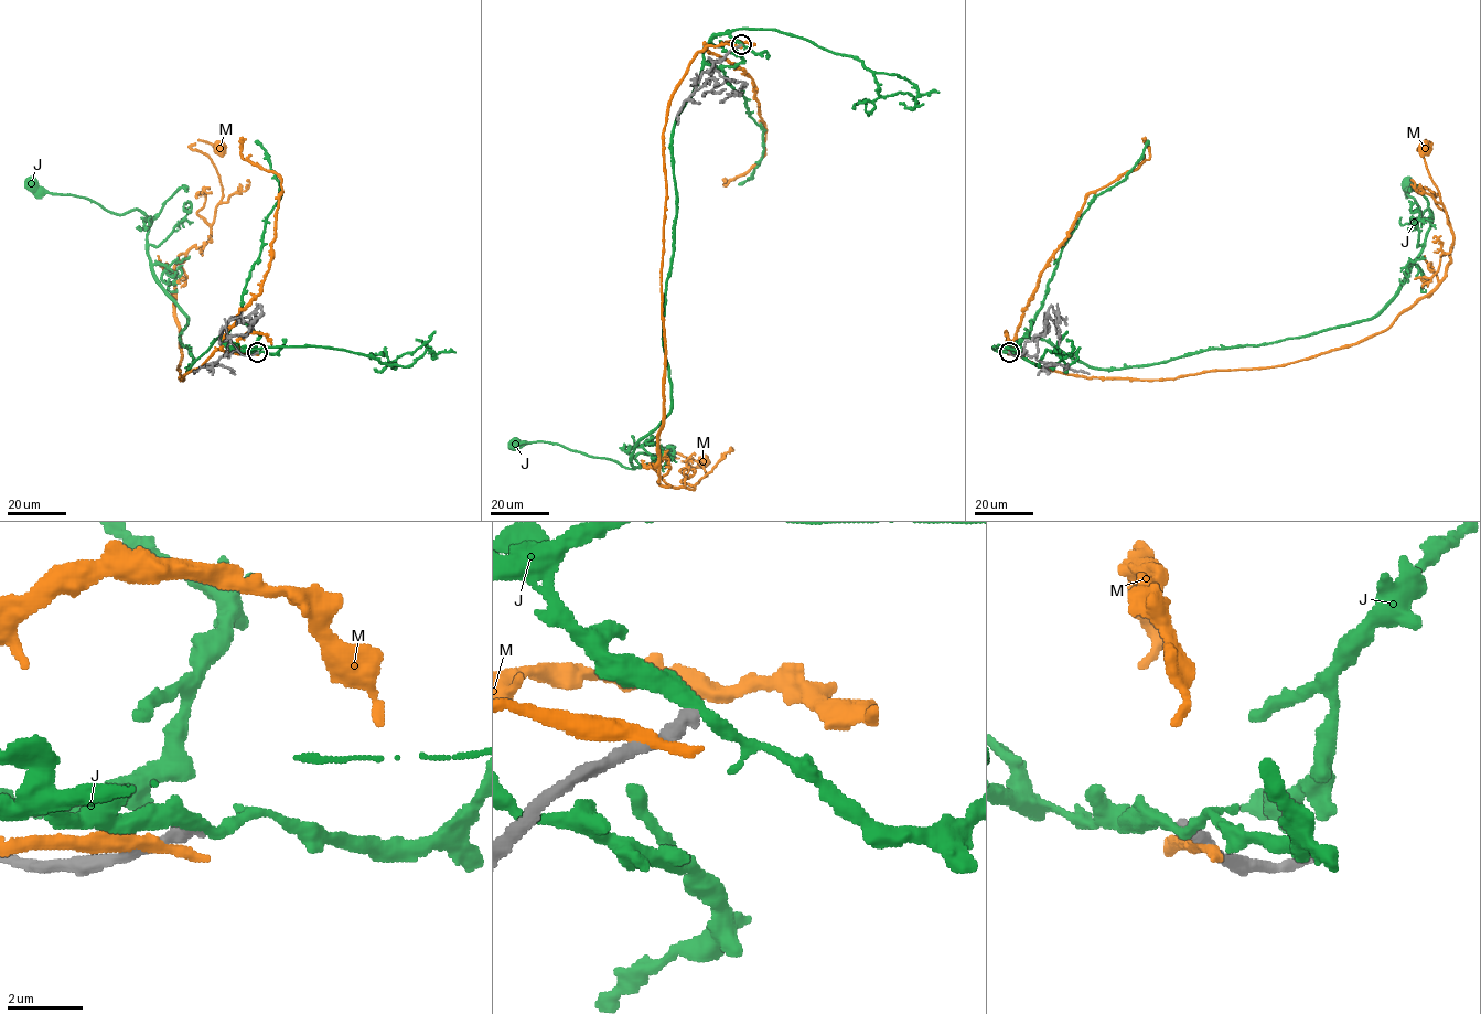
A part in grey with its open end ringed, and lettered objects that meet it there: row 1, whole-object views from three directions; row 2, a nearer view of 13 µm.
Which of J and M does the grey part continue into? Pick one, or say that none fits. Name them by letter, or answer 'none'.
none

